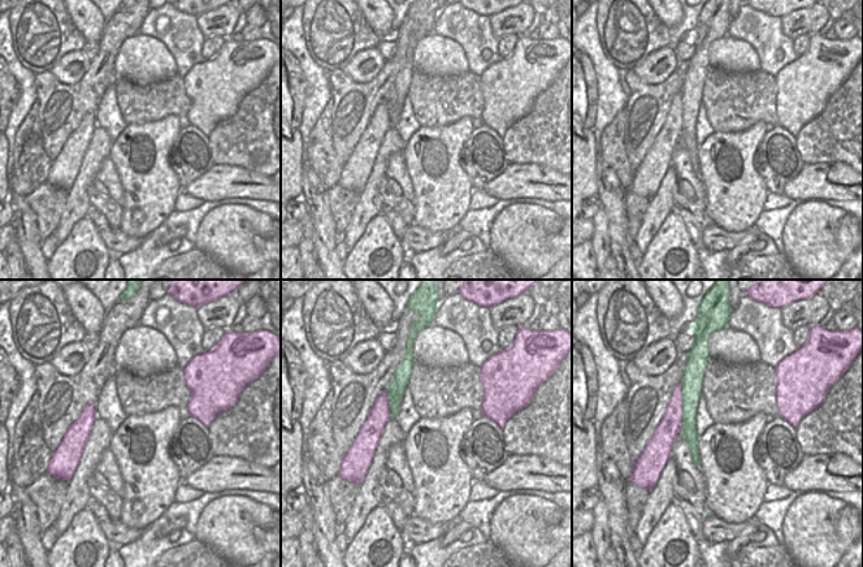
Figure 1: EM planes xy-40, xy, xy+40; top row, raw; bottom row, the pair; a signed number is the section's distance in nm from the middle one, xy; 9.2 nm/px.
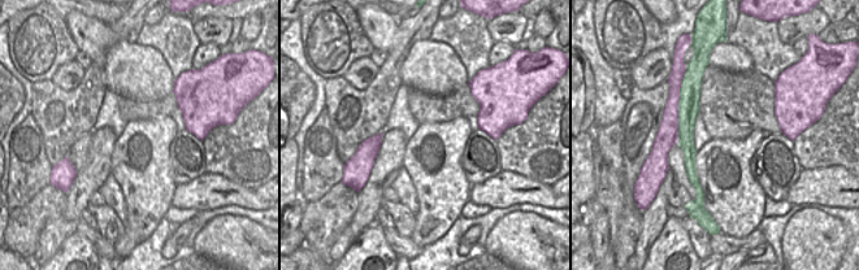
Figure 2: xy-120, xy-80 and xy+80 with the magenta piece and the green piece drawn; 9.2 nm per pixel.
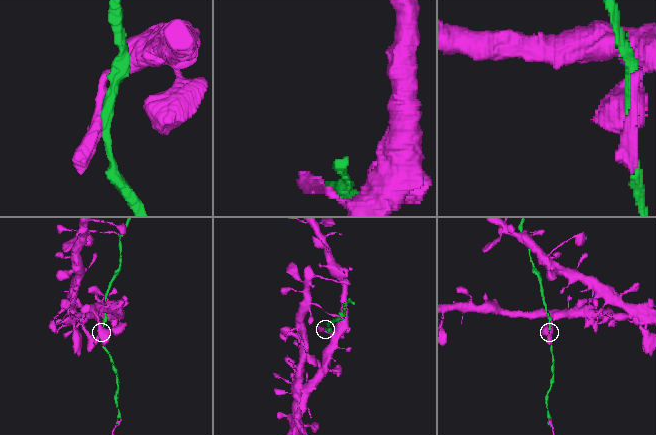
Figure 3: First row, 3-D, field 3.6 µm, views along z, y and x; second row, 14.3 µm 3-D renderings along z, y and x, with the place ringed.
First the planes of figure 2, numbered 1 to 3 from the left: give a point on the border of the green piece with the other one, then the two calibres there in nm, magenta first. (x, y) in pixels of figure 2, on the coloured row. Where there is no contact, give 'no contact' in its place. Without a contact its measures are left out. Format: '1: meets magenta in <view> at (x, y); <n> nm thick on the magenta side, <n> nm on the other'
1: no contact
2: no contact
3: meets magenta in xy+80 at (677, 104); 190 nm thick on the magenta side, 190 nm on the other

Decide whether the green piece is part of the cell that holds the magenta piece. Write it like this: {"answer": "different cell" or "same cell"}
{"answer": "same cell"}

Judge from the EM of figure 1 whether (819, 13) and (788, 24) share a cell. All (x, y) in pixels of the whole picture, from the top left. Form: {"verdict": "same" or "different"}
{"verdict": "same"}

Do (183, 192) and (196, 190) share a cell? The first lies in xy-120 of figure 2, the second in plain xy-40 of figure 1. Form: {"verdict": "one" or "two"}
{"verdict": "one"}

